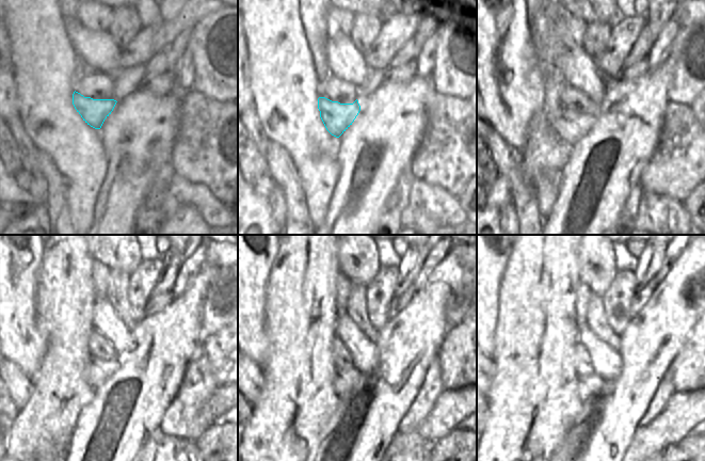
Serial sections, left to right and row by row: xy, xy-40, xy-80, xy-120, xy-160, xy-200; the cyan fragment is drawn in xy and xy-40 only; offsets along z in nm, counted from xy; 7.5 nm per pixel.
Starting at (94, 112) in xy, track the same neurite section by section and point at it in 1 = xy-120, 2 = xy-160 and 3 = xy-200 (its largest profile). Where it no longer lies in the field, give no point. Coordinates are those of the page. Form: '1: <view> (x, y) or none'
1: xy-120 (99, 370)
2: xy-160 (345, 381)
3: xy-200 (588, 385)

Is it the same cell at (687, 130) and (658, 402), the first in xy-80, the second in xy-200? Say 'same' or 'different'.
same

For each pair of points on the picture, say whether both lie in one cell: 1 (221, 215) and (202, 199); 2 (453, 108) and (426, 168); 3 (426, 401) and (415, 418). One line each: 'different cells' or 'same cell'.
1: same cell
2: same cell
3: same cell

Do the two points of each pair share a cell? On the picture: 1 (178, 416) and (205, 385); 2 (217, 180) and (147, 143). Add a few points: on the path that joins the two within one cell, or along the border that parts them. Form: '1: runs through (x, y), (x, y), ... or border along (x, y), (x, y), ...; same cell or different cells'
1: runs through (181, 409), (197, 393); same cell
2: border along (178, 131), (171, 157); different cells

